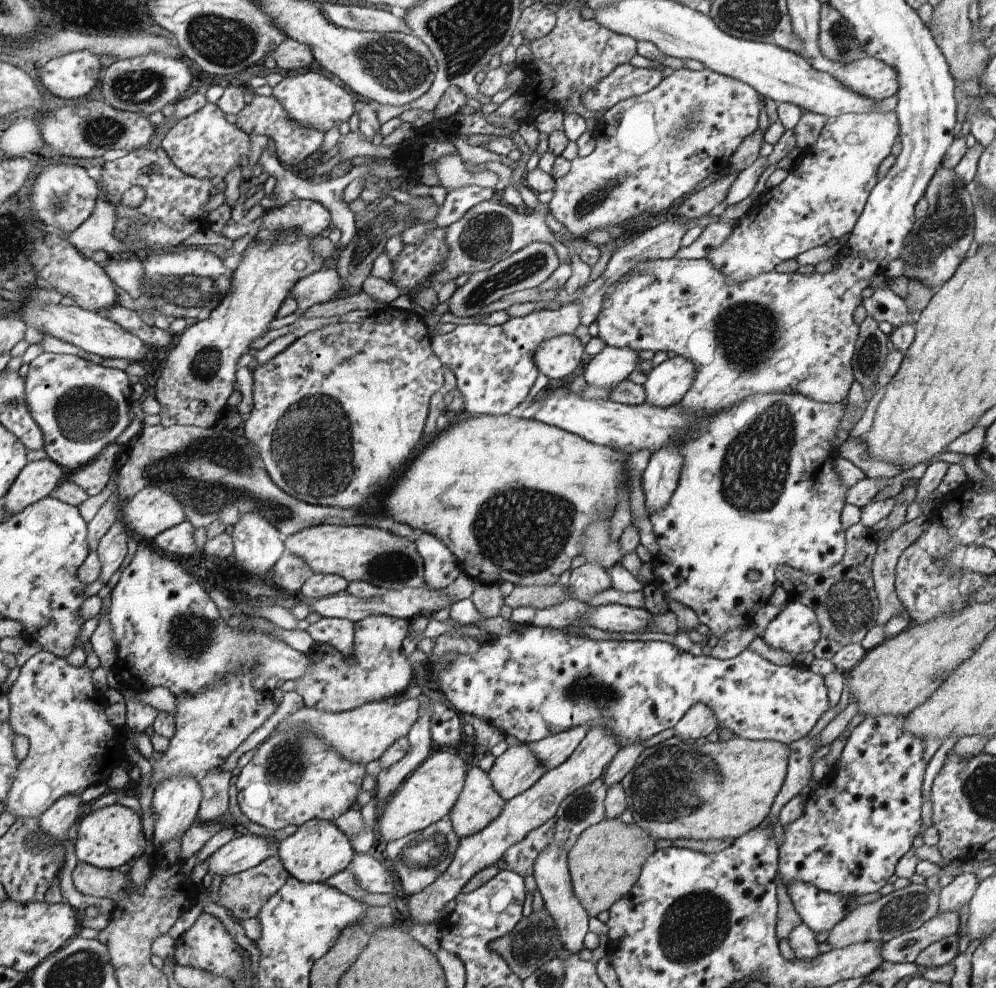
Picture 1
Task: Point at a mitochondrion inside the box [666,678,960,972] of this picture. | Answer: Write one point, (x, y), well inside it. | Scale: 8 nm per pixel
(909, 909)

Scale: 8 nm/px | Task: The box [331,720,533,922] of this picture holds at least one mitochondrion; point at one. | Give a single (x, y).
(426, 852)

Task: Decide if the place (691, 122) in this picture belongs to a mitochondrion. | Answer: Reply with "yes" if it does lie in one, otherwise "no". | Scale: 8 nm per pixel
yes

